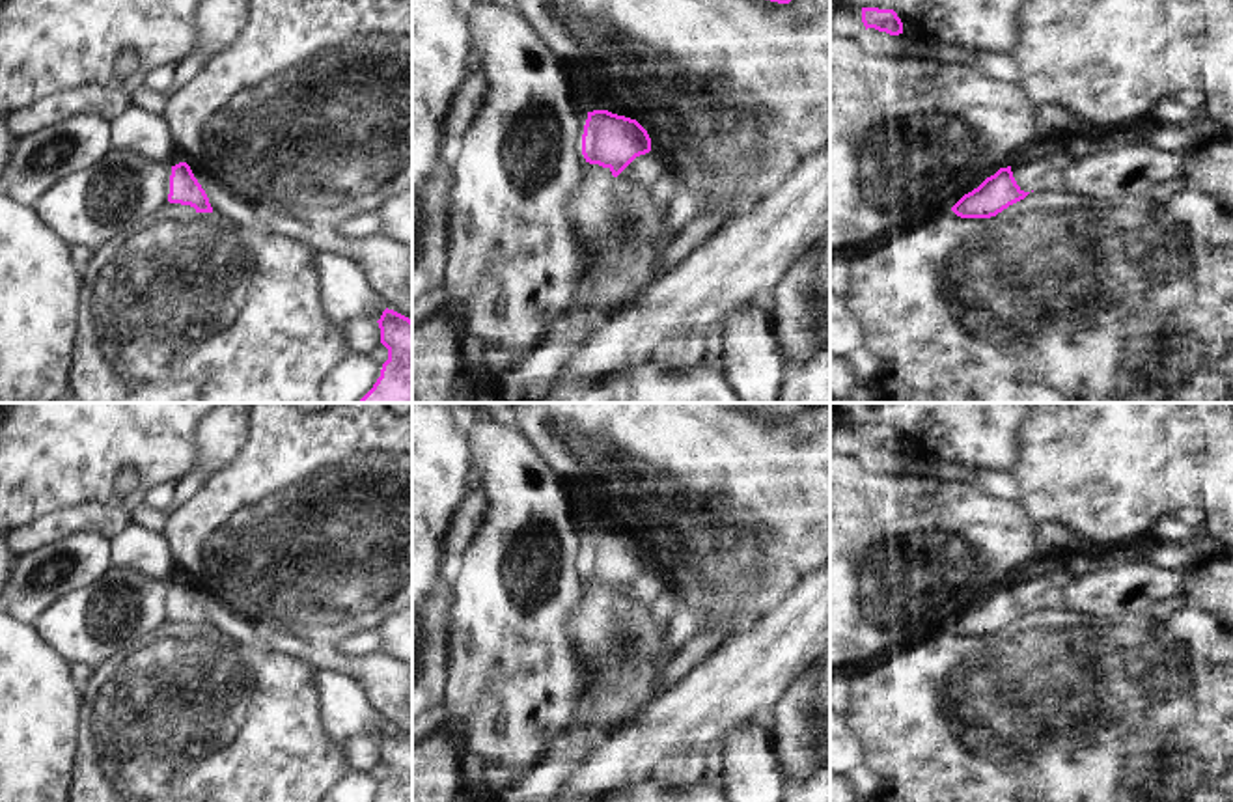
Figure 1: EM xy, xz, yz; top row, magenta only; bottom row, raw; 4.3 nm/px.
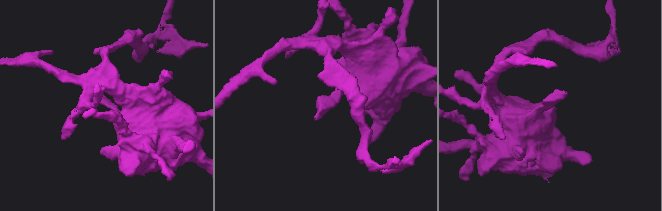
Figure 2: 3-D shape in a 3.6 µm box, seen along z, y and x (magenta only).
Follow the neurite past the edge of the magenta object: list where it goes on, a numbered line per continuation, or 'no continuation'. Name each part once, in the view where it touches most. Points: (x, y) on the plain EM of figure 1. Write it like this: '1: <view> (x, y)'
no continuation

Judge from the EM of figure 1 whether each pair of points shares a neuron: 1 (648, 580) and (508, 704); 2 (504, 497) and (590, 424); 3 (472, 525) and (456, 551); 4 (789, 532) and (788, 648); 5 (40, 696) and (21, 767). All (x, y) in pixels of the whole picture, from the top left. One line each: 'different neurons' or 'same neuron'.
1: different neurons
2: different neurons
3: same neuron
4: different neurons
5: same neuron

